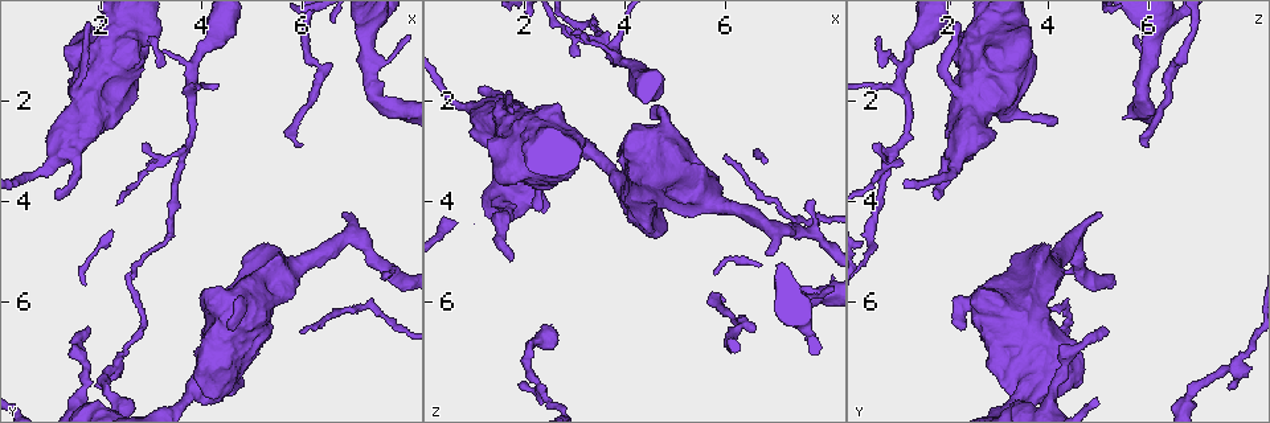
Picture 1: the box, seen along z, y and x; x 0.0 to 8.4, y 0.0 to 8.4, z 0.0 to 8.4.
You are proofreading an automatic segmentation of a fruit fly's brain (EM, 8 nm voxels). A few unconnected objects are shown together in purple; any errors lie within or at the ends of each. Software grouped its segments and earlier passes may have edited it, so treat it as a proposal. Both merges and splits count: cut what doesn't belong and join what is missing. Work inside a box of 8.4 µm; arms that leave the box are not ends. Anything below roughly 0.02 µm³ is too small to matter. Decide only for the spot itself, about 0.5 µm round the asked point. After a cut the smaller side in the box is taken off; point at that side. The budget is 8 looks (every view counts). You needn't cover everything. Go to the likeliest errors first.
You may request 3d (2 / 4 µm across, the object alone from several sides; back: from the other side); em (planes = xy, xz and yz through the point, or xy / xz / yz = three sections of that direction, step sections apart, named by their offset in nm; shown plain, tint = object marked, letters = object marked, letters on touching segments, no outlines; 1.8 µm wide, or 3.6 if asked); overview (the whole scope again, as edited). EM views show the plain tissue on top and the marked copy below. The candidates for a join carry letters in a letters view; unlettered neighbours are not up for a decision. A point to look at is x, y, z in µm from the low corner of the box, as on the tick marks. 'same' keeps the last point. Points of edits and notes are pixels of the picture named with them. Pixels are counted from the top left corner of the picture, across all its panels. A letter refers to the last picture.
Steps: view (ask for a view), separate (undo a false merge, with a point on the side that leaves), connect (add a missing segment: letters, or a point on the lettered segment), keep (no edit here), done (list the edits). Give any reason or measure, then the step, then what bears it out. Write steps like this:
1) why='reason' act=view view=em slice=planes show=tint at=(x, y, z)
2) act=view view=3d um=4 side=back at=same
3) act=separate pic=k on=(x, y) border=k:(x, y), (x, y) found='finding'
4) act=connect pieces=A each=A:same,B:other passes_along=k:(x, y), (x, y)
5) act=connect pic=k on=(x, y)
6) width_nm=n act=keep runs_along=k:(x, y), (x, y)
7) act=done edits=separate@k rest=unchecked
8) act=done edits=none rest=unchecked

why='arms part here' act=view view=em slice=xz step=4 show=tint at=(3.60, 3.05, 0.90)

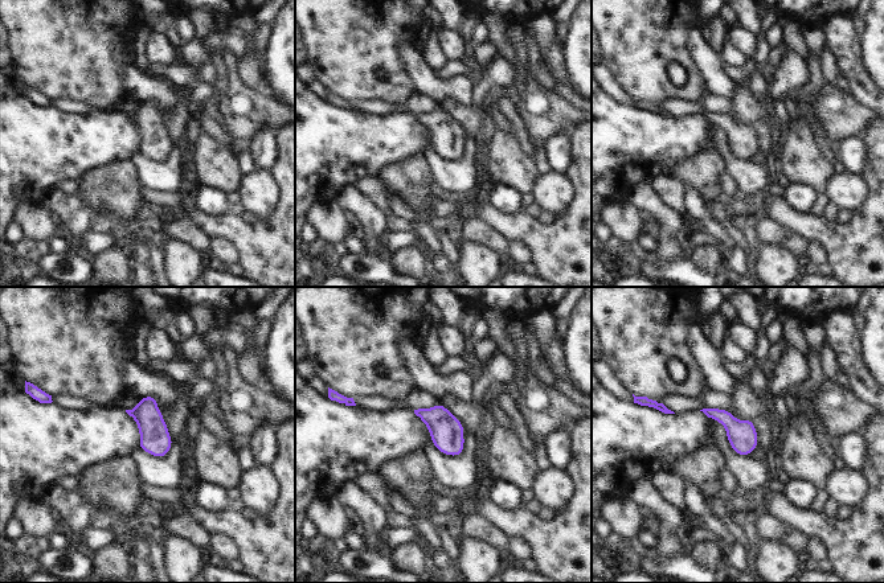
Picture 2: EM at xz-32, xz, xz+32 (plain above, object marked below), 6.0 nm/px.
why='another direction' act=view view=em slice=planes show=tint at=same

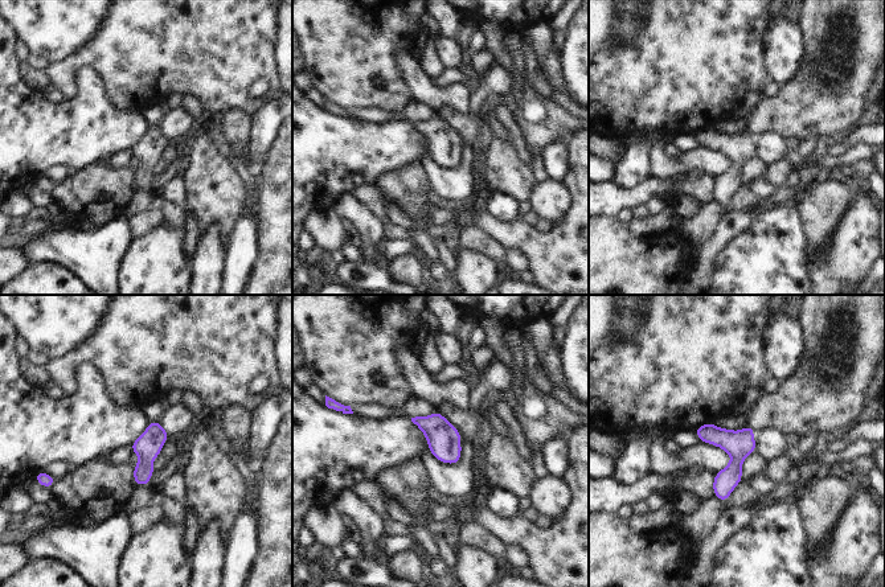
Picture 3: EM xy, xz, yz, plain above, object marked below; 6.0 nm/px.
why='what lies round it' act=view view=em slice=planes show=letters at=same

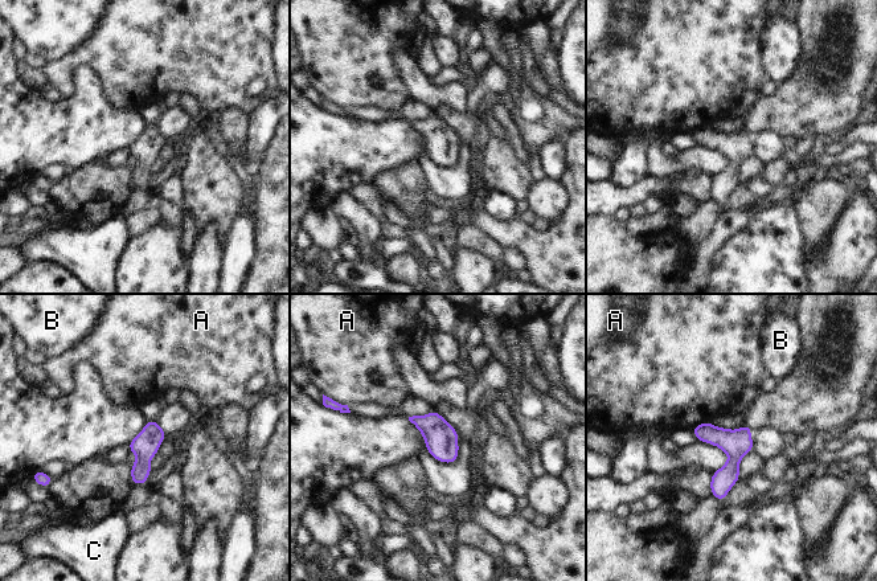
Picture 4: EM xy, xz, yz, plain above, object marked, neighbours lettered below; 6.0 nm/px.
width_nm=160 act=keep each=A:other,B:other,C:other border=4:(710, 421), (696, 424), (691, 429) found='one neuron here'

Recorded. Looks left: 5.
why='free end' act=view view=em slice=xz step=16 show=letters at=(1.10, 3.95, 1.90)

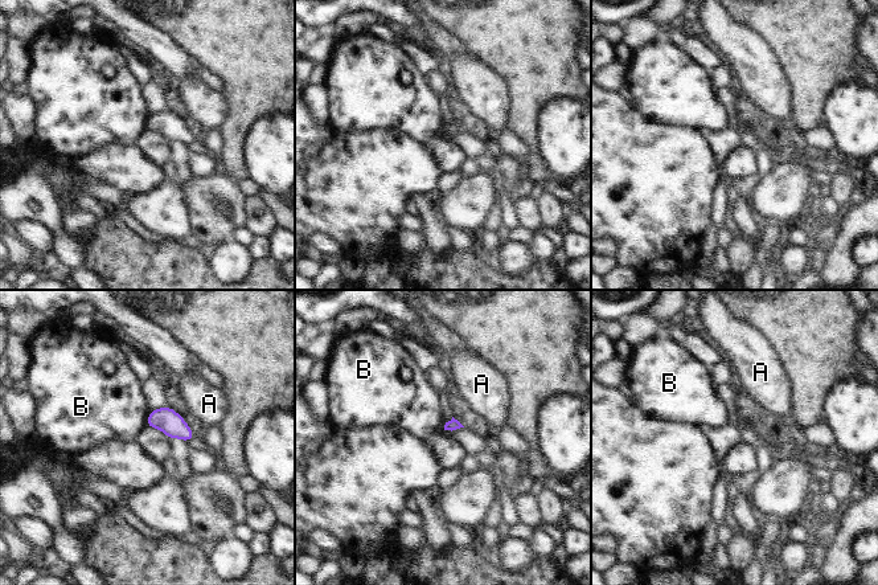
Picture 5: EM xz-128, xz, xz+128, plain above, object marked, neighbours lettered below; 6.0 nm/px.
act=keep each=A:other,B:other border=5:(150, 410), (146, 426) found='none of them fits'

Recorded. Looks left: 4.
why='end of a long branch' act=view view=em slice=planes show=tint at=(1.75, 6.55, 5.15)

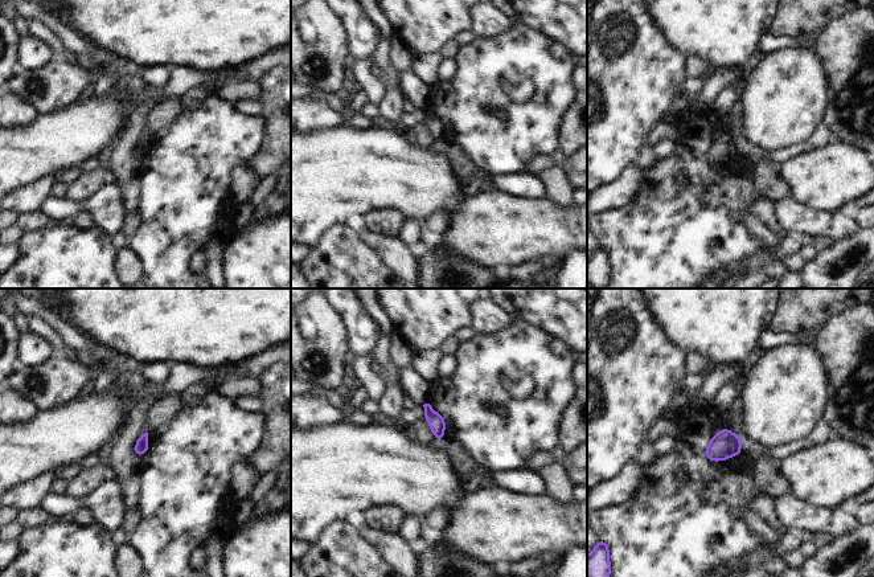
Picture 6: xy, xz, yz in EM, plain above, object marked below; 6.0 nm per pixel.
why='what lies round it' act=view view=em slice=planes show=letters at=same

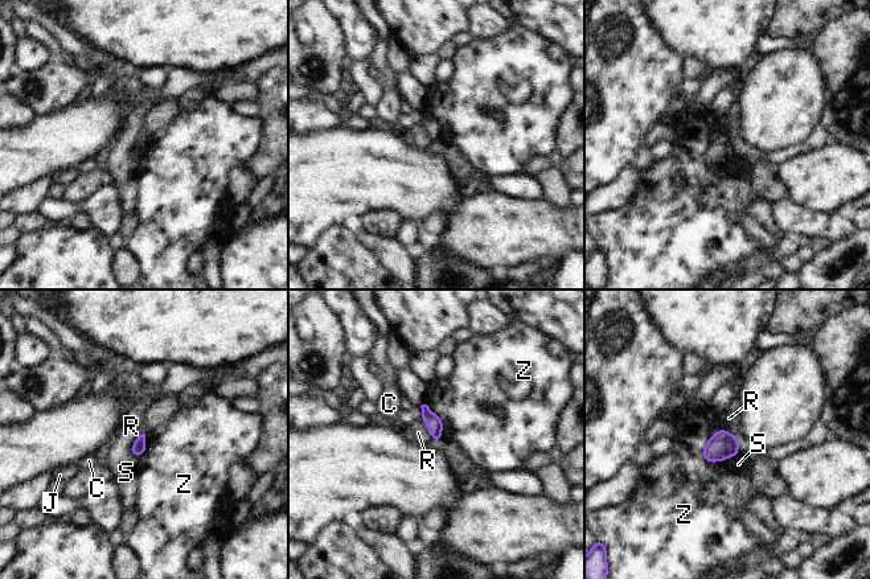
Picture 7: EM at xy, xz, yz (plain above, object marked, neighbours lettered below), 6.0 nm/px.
act=keep each=C:other,J:other,R:other,S:other,Z:other border=7:(144, 432), (131, 446), (136, 458) found='none of them fits'

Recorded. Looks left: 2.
act=done edits=none rest=unchecked

